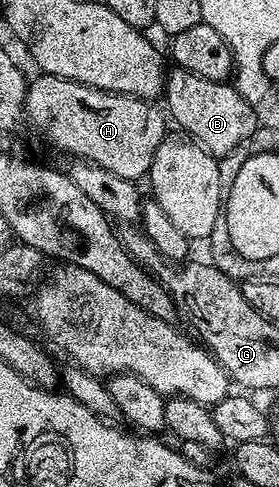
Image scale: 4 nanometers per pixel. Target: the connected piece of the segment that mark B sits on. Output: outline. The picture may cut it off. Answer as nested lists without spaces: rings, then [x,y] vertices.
[[[173,69],[168,72],[163,99],[169,102],[168,118],[172,122],[174,119],[188,138],[194,139],[215,157],[229,155],[236,147],[248,144],[259,128],[252,105],[243,101],[237,88],[229,81],[207,81],[207,77],[195,77],[189,71]]]

